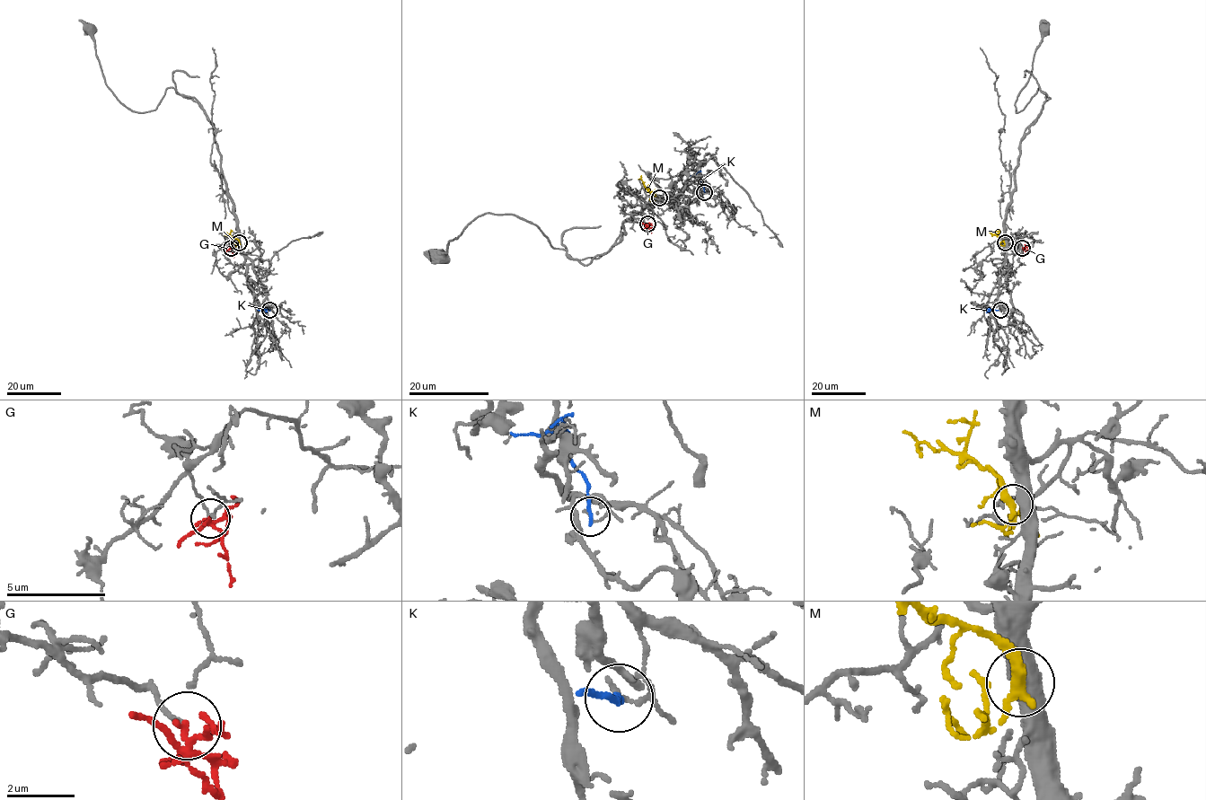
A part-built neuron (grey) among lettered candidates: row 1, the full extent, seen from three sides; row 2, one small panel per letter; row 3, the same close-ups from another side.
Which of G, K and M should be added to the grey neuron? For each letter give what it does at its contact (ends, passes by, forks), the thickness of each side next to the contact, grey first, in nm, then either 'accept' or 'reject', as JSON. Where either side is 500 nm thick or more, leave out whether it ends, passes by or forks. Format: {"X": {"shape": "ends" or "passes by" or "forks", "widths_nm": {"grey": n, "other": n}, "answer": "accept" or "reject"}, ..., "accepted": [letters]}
{"G": {"shape": "forks", "widths_nm": {"grey": 80, "other": 150}, "answer": "reject"}, "K": {"shape": "ends", "widths_nm": {"grey": 140, "other": 190}, "answer": "reject"}, "M": {"widths_nm": {"grey": 550, "other": 340}, "answer": "reject"}, "accepted": []}

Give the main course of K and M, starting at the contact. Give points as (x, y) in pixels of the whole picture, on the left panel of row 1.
K: (269, 310), (257, 310)
M: (239, 242), (226, 232)

